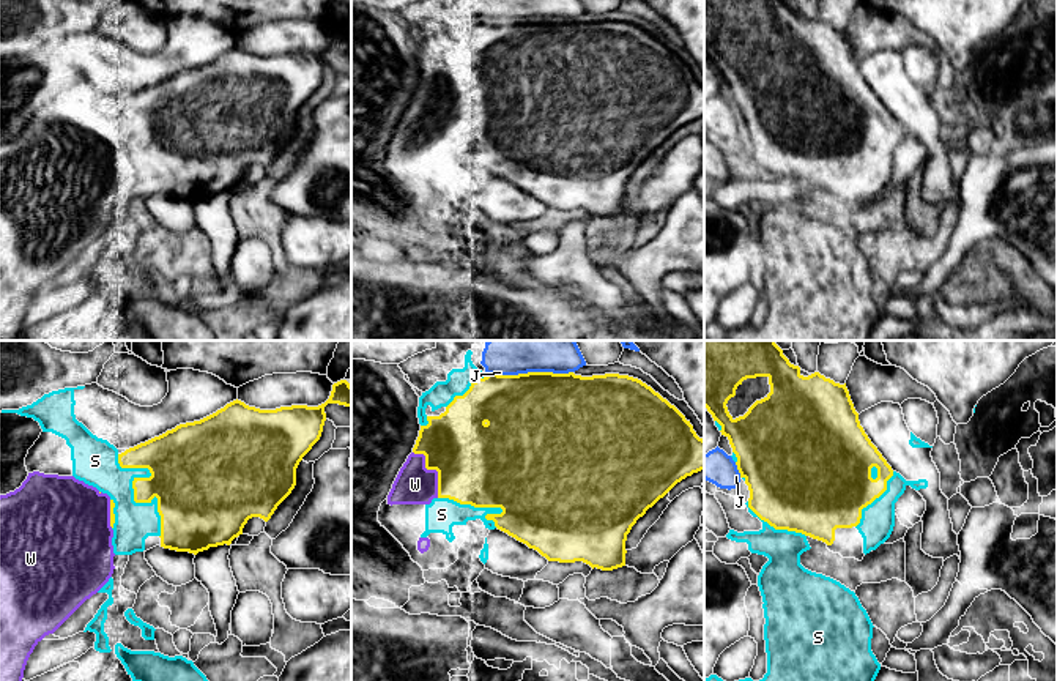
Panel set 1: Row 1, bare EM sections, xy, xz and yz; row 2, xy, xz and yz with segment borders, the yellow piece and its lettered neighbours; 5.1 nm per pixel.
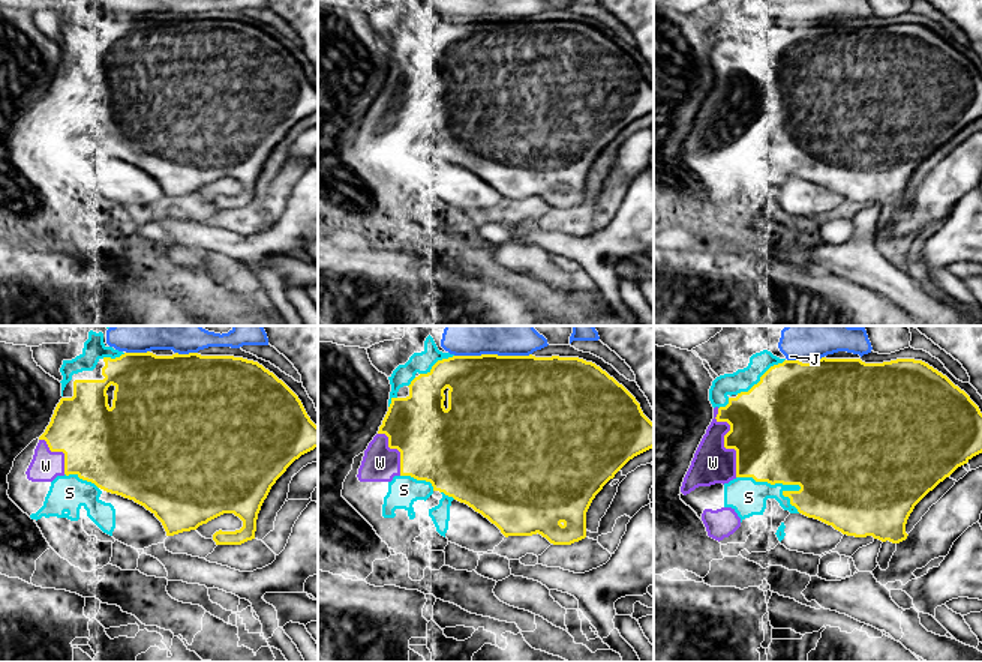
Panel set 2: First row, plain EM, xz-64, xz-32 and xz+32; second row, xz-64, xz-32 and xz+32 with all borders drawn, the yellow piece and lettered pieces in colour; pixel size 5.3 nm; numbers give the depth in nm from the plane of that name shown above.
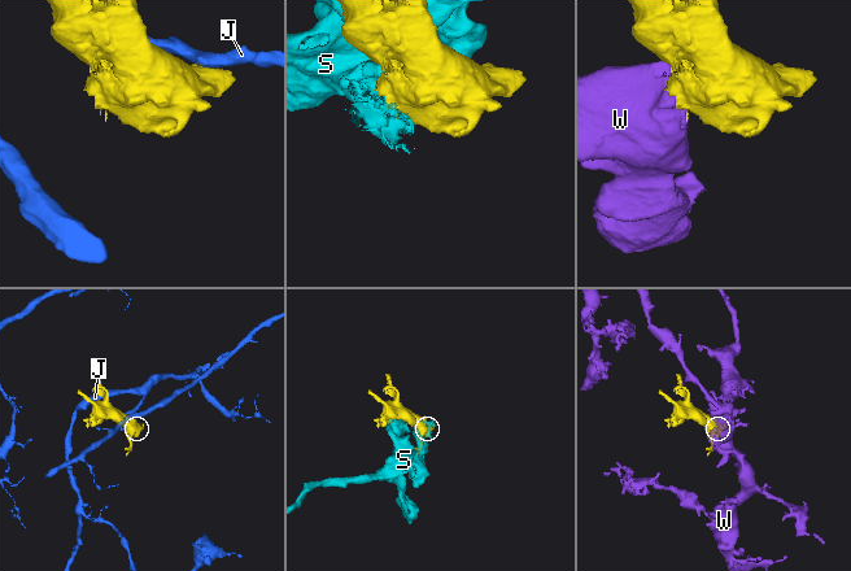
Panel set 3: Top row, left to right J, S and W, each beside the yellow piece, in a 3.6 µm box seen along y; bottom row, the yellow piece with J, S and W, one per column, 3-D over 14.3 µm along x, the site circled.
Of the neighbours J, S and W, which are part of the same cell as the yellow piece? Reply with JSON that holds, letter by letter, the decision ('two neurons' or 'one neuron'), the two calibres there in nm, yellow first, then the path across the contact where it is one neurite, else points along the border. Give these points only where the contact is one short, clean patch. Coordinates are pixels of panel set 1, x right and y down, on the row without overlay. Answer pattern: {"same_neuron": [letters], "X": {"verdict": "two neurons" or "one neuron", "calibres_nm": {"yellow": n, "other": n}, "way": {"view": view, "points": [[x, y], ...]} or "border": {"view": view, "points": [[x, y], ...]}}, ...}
{"same_neuron": ["W"], "J": {"verdict": "two neurons", "calibres_nm": {"yellow": 500, "other": 110}}, "S": {"verdict": "two neurons", "calibres_nm": {"yellow": 320, "other": 240}}, "W": {"verdict": "one neuron", "calibres_nm": {"yellow": 420, "other": 200}}}

